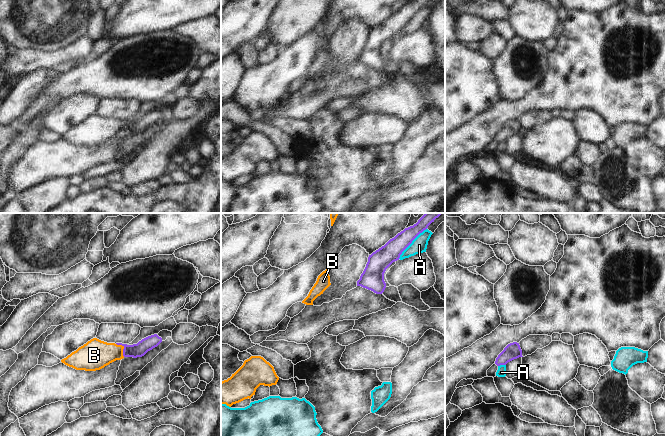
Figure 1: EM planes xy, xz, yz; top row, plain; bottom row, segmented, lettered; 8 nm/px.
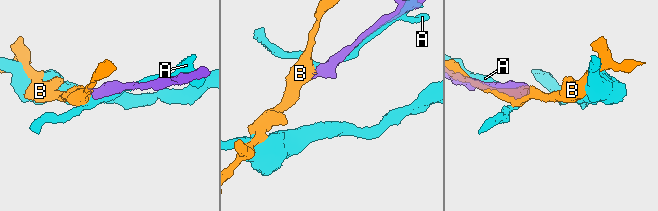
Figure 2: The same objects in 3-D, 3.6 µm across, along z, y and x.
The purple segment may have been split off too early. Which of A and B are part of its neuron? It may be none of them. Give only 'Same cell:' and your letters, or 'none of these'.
Same cell: B

